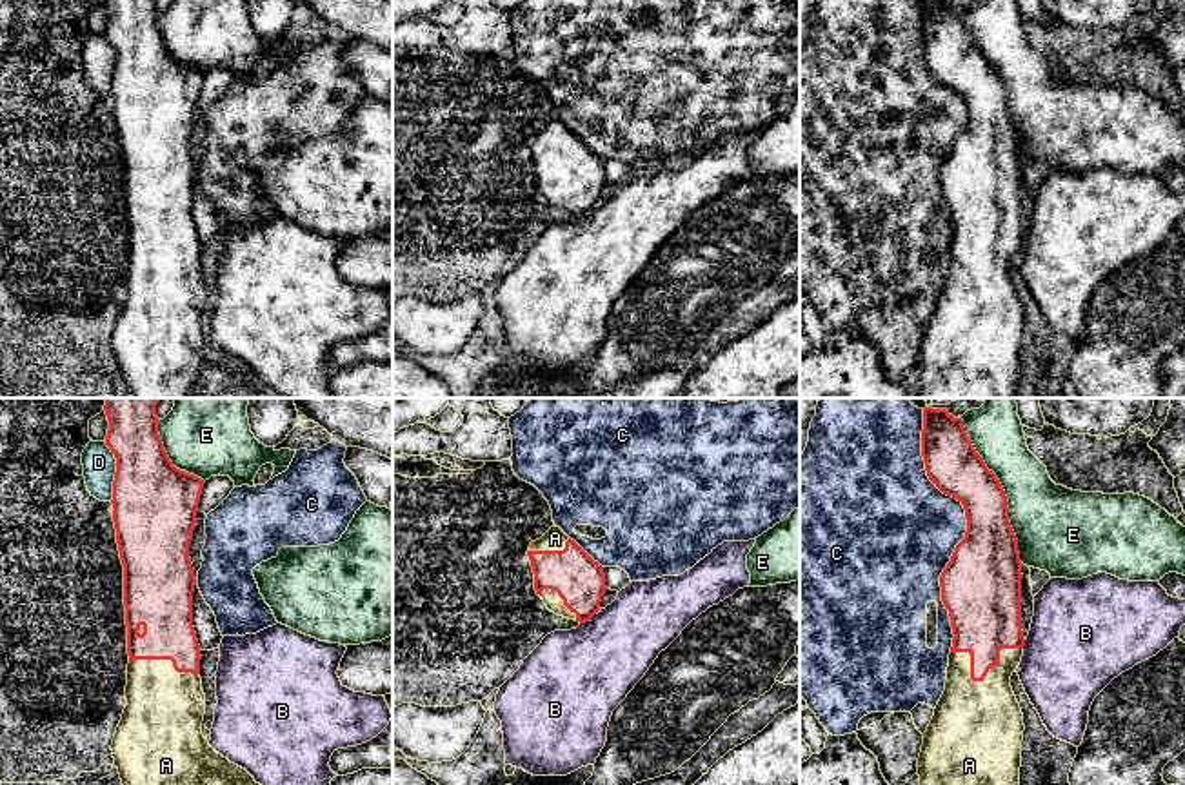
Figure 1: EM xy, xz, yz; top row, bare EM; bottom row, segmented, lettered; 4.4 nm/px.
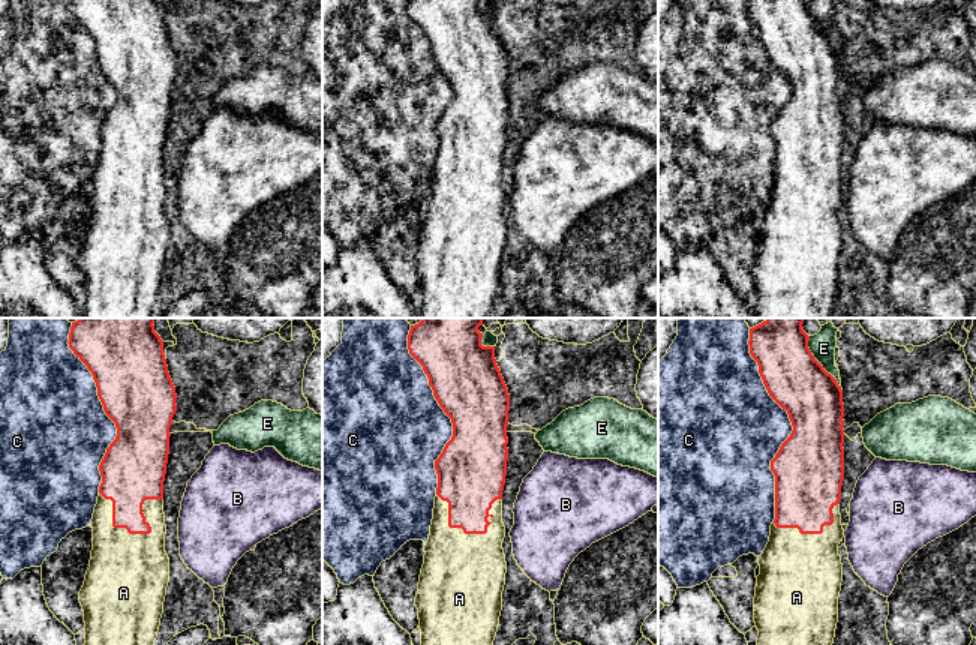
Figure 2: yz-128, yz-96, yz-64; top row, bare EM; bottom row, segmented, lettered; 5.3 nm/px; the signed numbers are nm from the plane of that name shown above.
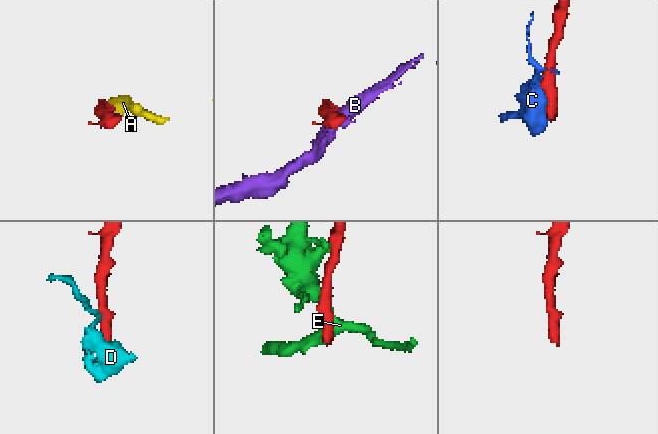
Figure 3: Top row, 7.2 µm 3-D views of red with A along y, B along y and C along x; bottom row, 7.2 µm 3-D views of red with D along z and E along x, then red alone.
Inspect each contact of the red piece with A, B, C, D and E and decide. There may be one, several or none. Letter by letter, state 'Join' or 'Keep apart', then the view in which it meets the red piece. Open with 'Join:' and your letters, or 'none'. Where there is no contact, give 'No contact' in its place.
Join: A
A: Join. Touches red in yz
B: Keep apart. Touches red in xz
C: Keep apart. Touches red in yz
D: Keep apart. Touches red in xy
E: Keep apart. Touches red in yz

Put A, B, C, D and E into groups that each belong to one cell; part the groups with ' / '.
A / B / C / D / E

